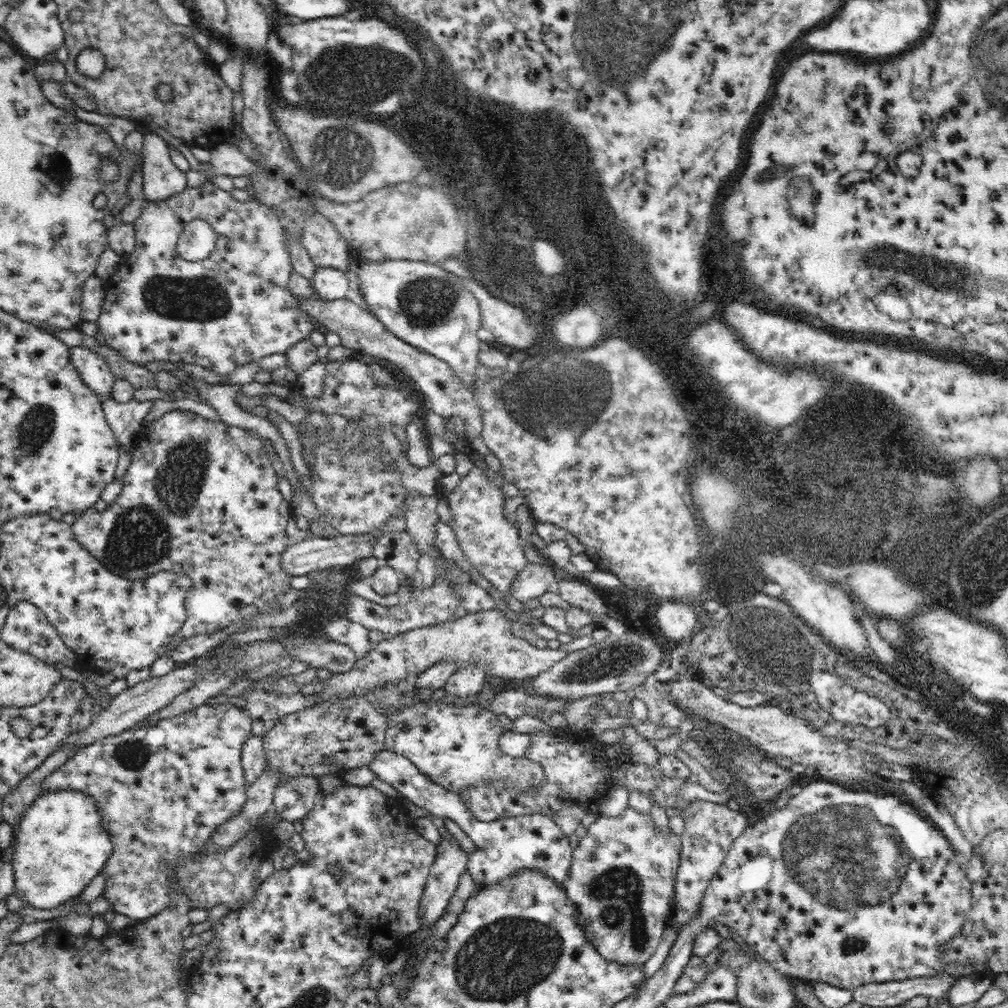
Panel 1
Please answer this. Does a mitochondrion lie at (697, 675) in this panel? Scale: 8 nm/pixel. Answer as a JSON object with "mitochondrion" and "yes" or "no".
{"mitochondrion":"no"}

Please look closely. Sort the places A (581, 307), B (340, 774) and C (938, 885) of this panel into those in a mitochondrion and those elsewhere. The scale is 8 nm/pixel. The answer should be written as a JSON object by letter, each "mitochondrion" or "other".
{"A":"mitochondrion","B":"other","C":"other"}

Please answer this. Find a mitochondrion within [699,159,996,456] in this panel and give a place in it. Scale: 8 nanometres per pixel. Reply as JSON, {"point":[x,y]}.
{"point":[939,275]}

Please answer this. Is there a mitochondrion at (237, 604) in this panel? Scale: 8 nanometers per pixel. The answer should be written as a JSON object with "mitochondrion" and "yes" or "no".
{"mitochondrion":"no"}

